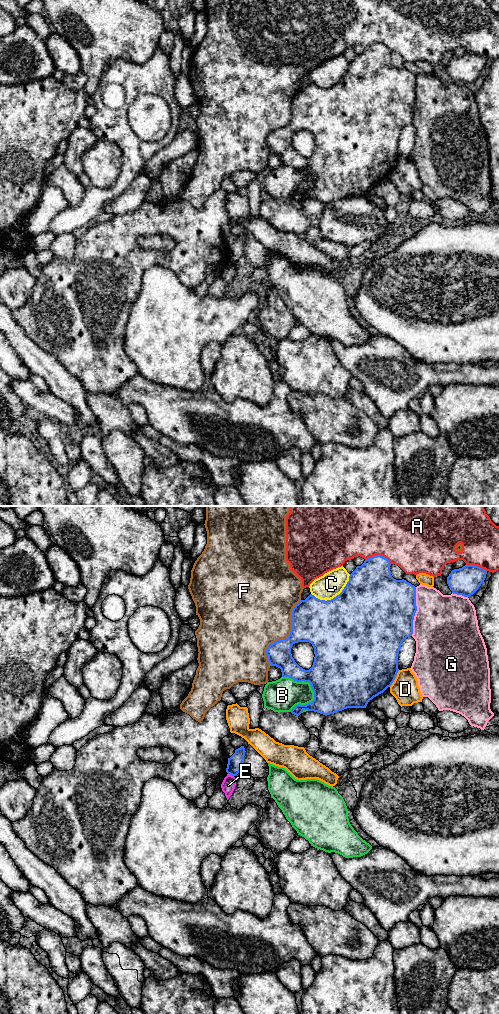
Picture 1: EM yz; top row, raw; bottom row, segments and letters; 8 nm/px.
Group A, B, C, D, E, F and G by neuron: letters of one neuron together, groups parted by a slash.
A F / B / C / D / E / G

